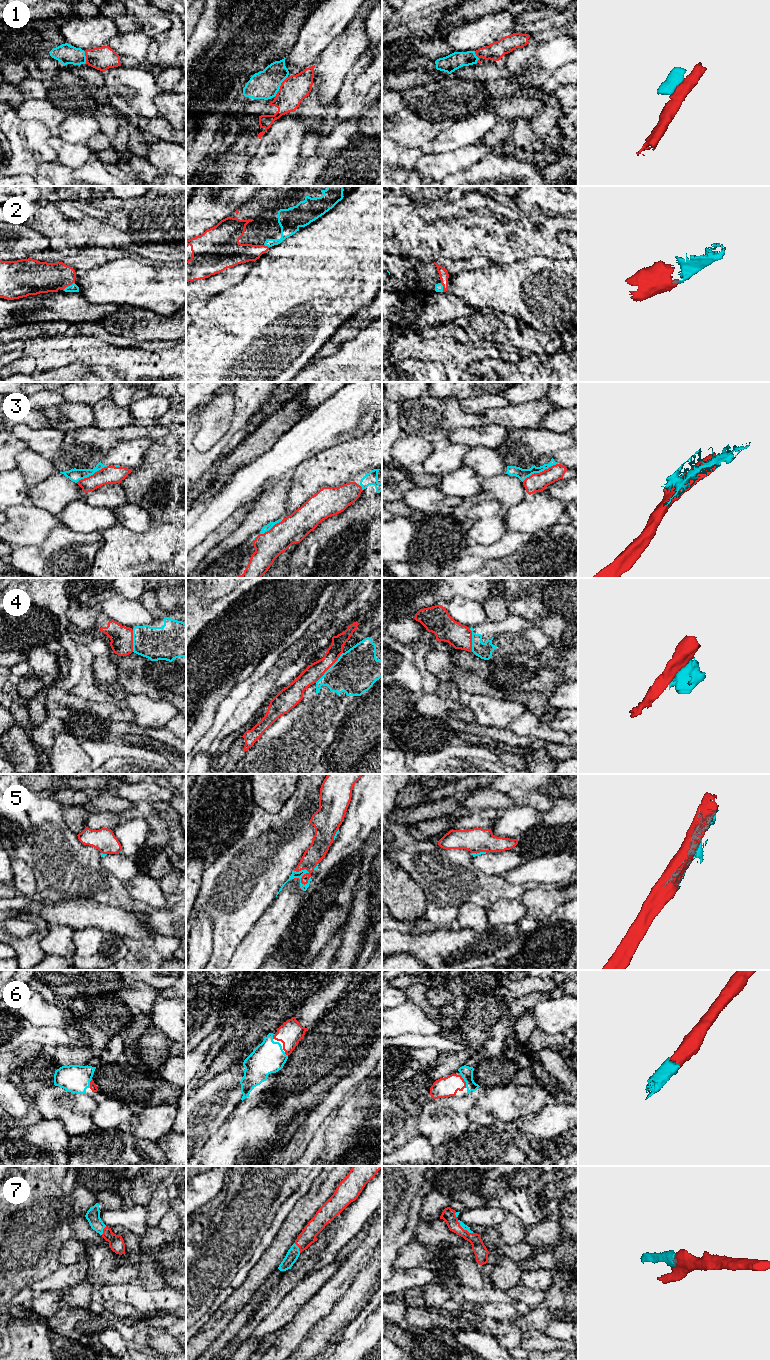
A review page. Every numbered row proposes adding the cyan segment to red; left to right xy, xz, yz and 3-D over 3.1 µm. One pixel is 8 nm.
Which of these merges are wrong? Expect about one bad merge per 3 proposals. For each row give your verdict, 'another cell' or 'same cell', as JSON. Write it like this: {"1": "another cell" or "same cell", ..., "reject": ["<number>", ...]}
{"1": "another cell", "2": "same cell", "3": "same cell", "4": "another cell", "5": "another cell", "6": "same cell", "7": "same cell", "reject": ["1", "4", "5"]}

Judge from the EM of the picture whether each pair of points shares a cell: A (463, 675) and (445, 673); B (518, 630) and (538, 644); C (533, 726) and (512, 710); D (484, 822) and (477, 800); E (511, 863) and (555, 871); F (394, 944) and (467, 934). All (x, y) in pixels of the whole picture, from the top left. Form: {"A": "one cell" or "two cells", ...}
{"A": "two cells", "B": "one cell", "C": "two cells", "D": "two cells", "E": "two cells", "F": "one cell"}

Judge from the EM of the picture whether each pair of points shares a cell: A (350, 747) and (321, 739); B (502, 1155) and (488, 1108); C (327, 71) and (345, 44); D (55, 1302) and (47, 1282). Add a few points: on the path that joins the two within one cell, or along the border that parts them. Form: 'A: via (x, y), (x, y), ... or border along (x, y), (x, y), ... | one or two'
A: border along (342, 720), (337, 730), (337, 736), (326, 750) | two
B: border along (501, 1124), (487, 1126) | two
C: via (333, 64), (343, 51) | one
D: border along (57, 1291), (43, 1291), (35, 1294) | two

